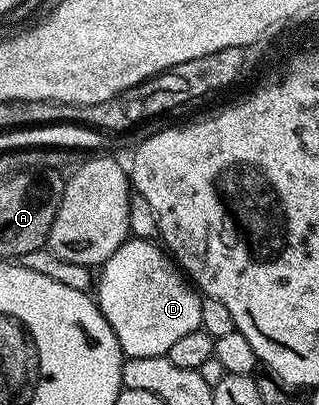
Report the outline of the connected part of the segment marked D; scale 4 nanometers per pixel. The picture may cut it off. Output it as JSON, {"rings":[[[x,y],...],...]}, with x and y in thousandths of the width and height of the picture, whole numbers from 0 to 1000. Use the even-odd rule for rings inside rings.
{"rings":[[[411,585],[379,610],[367,610],[367,620],[354,620],[354,630],[342,630],[342,640],[323,647],[304,674],[304,714],[310,704],[310,723],[304,721],[304,741],[310,763],[329,778],[329,788],[342,798],[342,807],[354,807],[354,827],[367,827],[367,847],[379,847],[389,884],[401,881],[505,881],[527,867],[530,857],[542,857],[542,847],[558,847],[580,827],[592,827],[592,817],[627,810],[630,805],[630,733],[621,721],[592,701],[589,686],[577,681],[545,642],[495,602],[486,607],[483,593],[458,585]]]}

